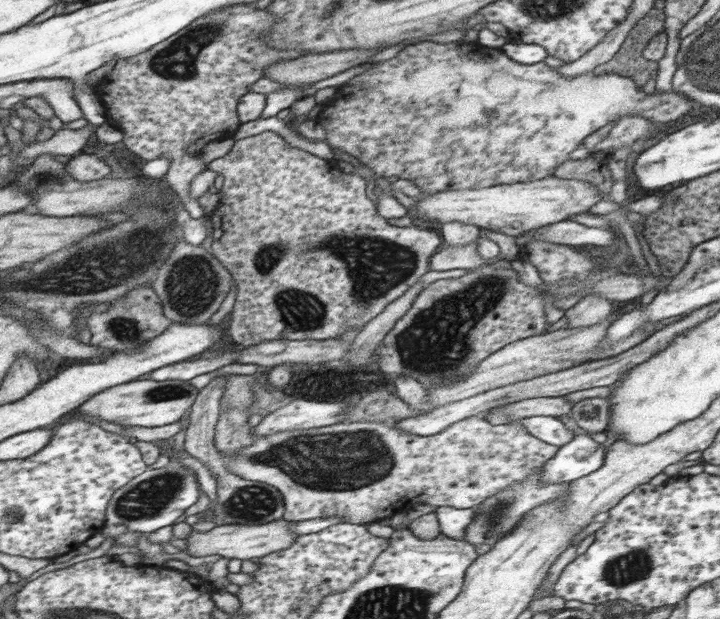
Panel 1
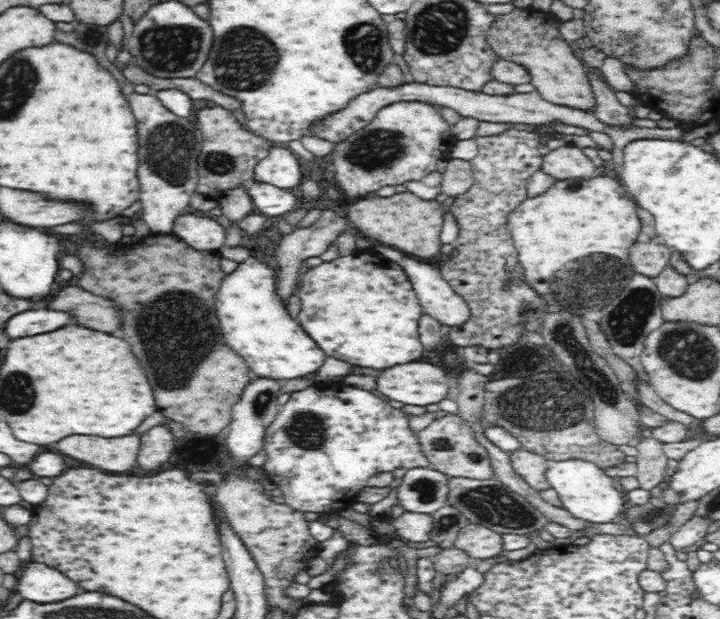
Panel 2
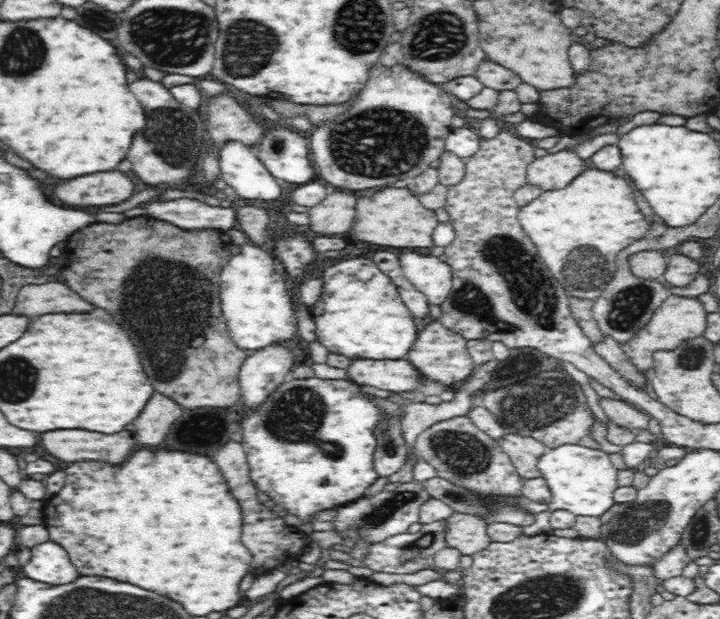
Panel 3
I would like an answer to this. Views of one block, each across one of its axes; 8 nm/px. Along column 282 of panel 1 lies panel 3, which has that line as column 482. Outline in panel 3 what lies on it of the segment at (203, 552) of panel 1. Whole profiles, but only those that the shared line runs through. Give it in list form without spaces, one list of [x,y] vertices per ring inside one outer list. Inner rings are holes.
[[[453,513],[448,519],[450,530],[446,534],[447,546],[457,548],[466,556],[475,555],[490,546],[489,522],[477,516]]]

